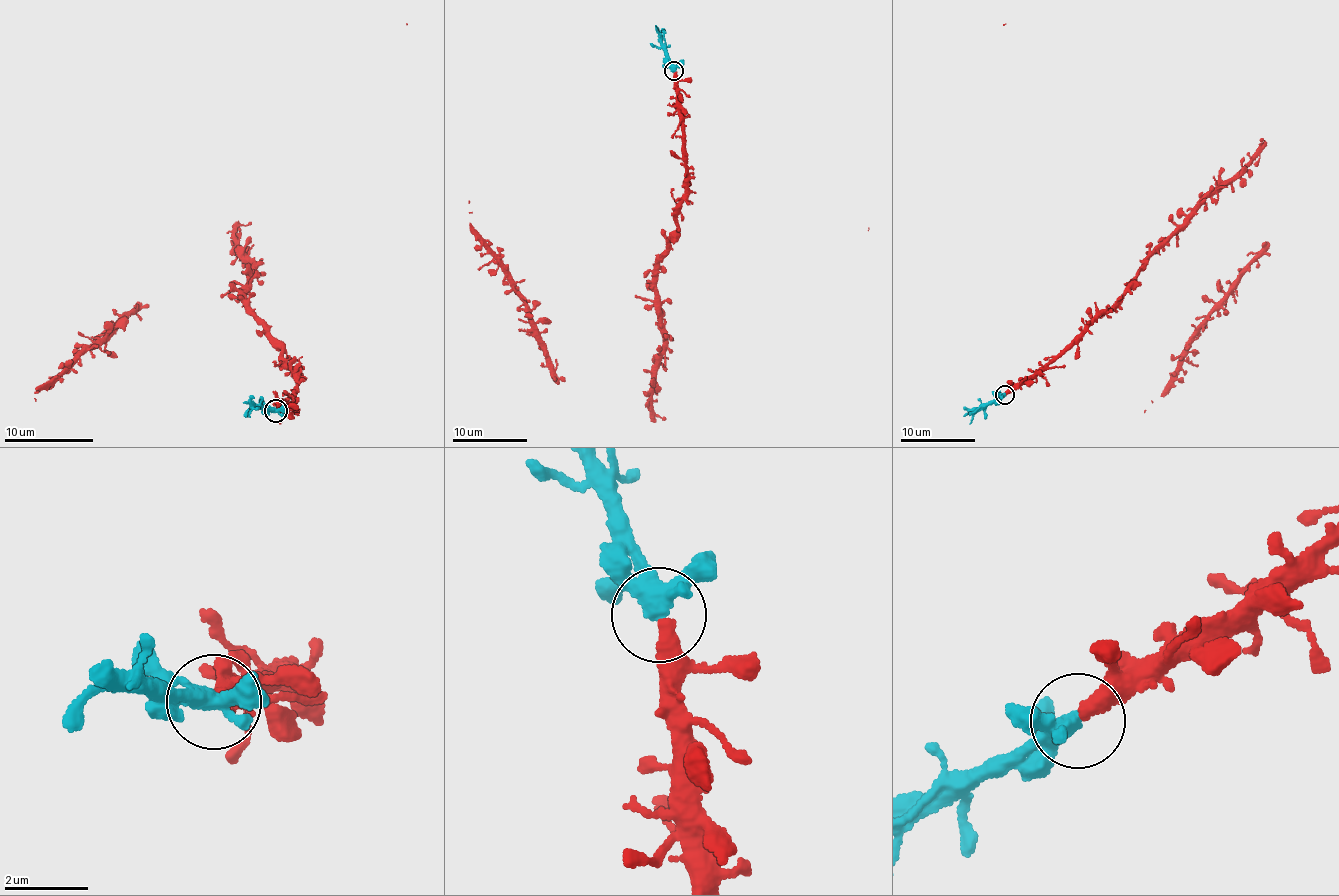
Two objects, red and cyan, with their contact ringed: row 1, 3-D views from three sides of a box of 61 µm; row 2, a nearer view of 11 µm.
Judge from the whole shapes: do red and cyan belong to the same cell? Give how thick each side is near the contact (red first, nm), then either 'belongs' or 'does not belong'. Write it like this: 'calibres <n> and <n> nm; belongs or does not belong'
calibres 400 and 400 nm; belongs

